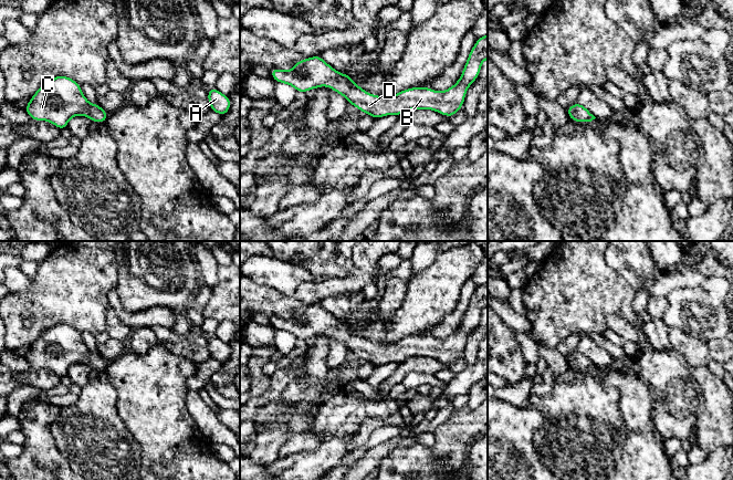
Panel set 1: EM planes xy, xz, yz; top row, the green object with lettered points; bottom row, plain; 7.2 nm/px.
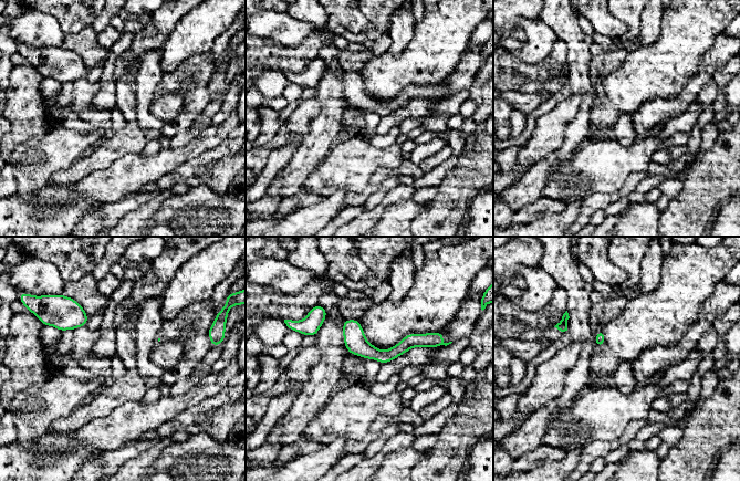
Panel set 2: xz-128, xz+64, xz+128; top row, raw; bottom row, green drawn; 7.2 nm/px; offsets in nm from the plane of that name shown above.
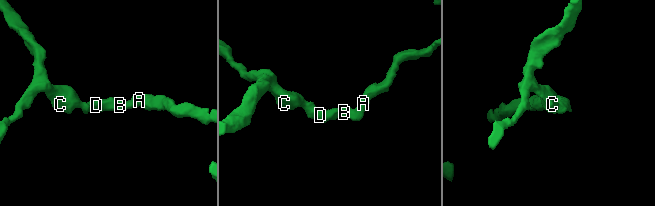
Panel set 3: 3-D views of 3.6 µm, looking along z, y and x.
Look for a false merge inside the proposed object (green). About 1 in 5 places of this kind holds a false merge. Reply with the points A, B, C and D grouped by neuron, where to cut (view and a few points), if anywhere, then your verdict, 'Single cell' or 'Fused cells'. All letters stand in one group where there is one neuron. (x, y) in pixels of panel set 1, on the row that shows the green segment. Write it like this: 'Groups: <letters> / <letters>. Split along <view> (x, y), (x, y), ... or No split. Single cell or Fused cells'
Groups: A B C D. No split. Single cell

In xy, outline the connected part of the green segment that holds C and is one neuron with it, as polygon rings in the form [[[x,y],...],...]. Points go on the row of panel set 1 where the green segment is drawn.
[[[64,75],[44,82],[24,107],[32,121],[46,121],[60,131],[73,116],[87,116],[92,122],[105,123],[108,113],[98,104],[91,104],[81,85]]]

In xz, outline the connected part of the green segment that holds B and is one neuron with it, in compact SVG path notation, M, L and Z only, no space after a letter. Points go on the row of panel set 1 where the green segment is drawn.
M488 34L480 36L470 51L469 58L464 64L461 77L450 88L443 92L437 92L430 87L406 88L395 95L377 96L364 91L358 84L352 81L350 74L342 74L326 63L321 55L297 61L293 69L283 71L281 69L271 69L271 76L275 82L292 85L297 92L306 93L310 90L321 86L329 86L331 90L343 95L348 104L354 105L364 114L371 115L375 119L386 115L402 115L409 109L432 109L441 115L452 117L463 106L464 97L469 86L479 77L481 64L488 59Z

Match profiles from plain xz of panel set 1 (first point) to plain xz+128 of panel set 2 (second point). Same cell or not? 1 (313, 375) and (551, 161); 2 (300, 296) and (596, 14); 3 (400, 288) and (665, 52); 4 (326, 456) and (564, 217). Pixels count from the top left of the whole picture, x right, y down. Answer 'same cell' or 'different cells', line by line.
1: same cell
2: different cells
3: different cells
4: same cell

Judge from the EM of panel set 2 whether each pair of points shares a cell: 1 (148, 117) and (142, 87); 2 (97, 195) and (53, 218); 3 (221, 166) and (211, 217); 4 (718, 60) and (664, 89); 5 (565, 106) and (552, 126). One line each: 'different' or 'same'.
1: same
2: different
3: different
4: different
5: same

